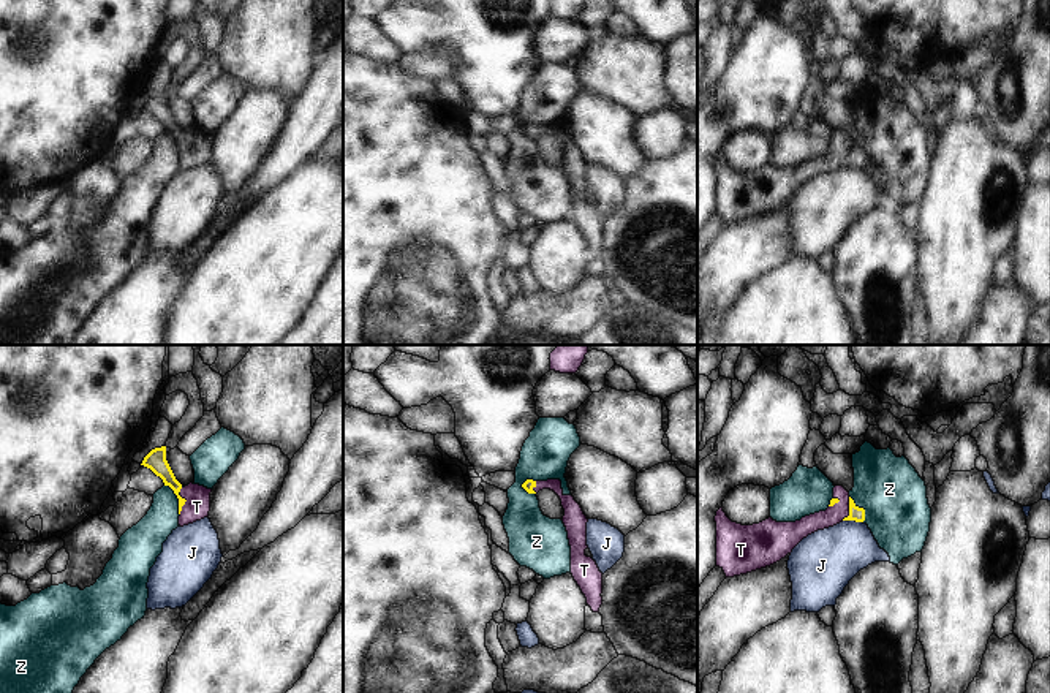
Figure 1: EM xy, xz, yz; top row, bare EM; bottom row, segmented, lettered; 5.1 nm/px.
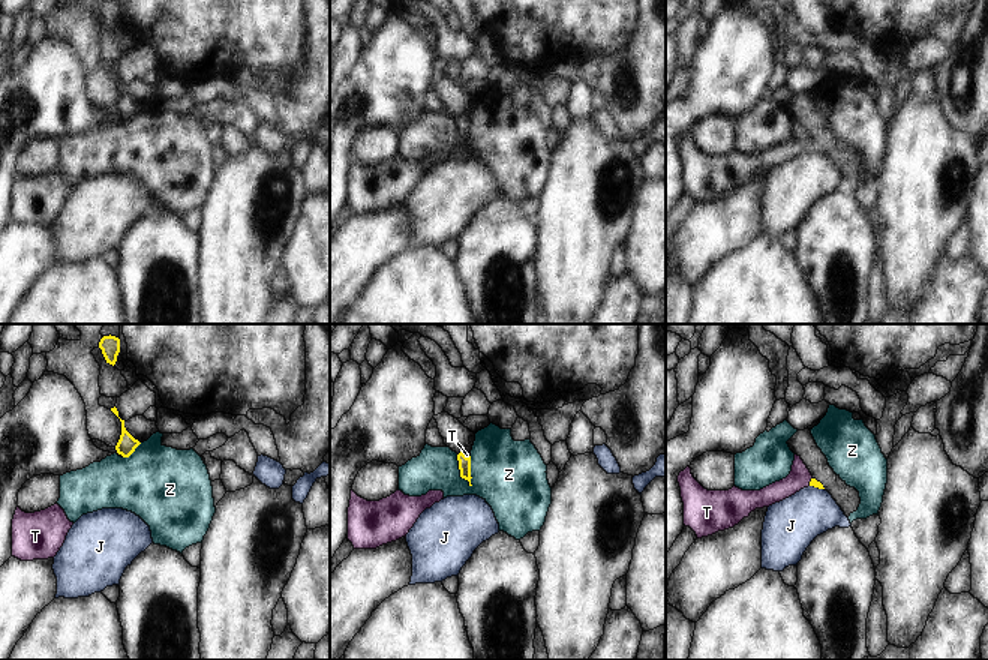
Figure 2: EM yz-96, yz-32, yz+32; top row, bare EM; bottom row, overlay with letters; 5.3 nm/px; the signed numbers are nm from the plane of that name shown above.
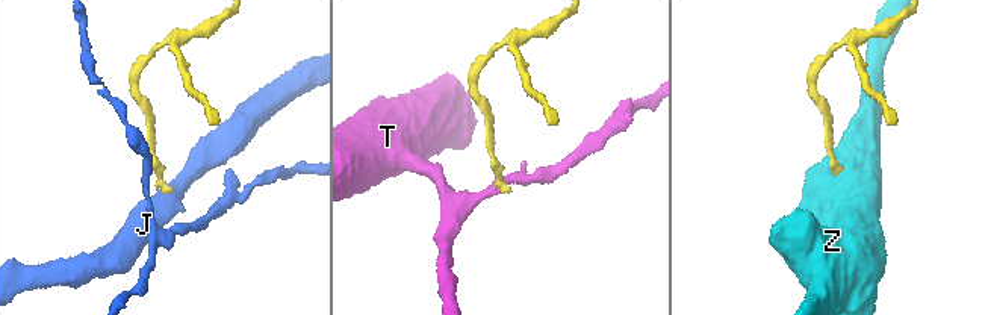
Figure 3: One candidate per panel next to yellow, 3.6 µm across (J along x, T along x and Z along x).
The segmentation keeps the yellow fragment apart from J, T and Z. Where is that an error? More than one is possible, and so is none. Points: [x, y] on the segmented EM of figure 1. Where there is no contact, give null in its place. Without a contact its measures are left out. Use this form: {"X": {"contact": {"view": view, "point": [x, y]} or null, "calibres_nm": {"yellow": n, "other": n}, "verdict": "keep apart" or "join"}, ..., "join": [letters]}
{"J": {"contact": {"view": "yz", "point": [853, 519]}, "calibres_nm": {"yellow": 70, "other": 320}, "verdict": "keep apart"}, "T": {"contact": {"view": "yz", "point": [849, 510]}, "calibres_nm": {"yellow": 70, "other": 100}, "verdict": "join"}, "Z": {"contact": {"view": "xy", "point": [177, 497]}, "calibres_nm": {"yellow": 100, "other": 170}, "verdict": "keep apart"}, "join": ["T"]}

